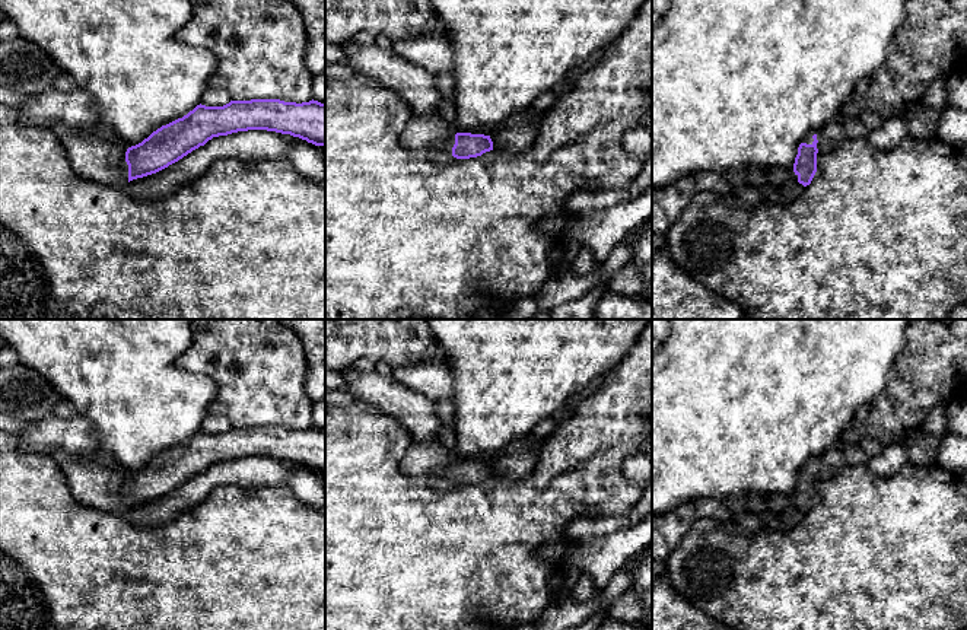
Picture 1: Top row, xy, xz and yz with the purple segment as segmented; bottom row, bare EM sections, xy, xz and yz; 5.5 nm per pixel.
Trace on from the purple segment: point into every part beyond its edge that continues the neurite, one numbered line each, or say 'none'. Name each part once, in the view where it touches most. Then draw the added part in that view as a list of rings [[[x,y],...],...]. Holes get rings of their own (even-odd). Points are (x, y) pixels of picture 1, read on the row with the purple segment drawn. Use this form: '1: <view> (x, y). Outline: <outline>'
1: xy (99, 156). Outline: [[[60,122],[51,130],[63,141],[79,176],[112,187],[128,182],[127,146],[111,130],[73,131]]]

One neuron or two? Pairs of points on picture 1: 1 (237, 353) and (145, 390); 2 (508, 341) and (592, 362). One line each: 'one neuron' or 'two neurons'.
1: two neurons
2: one neuron

